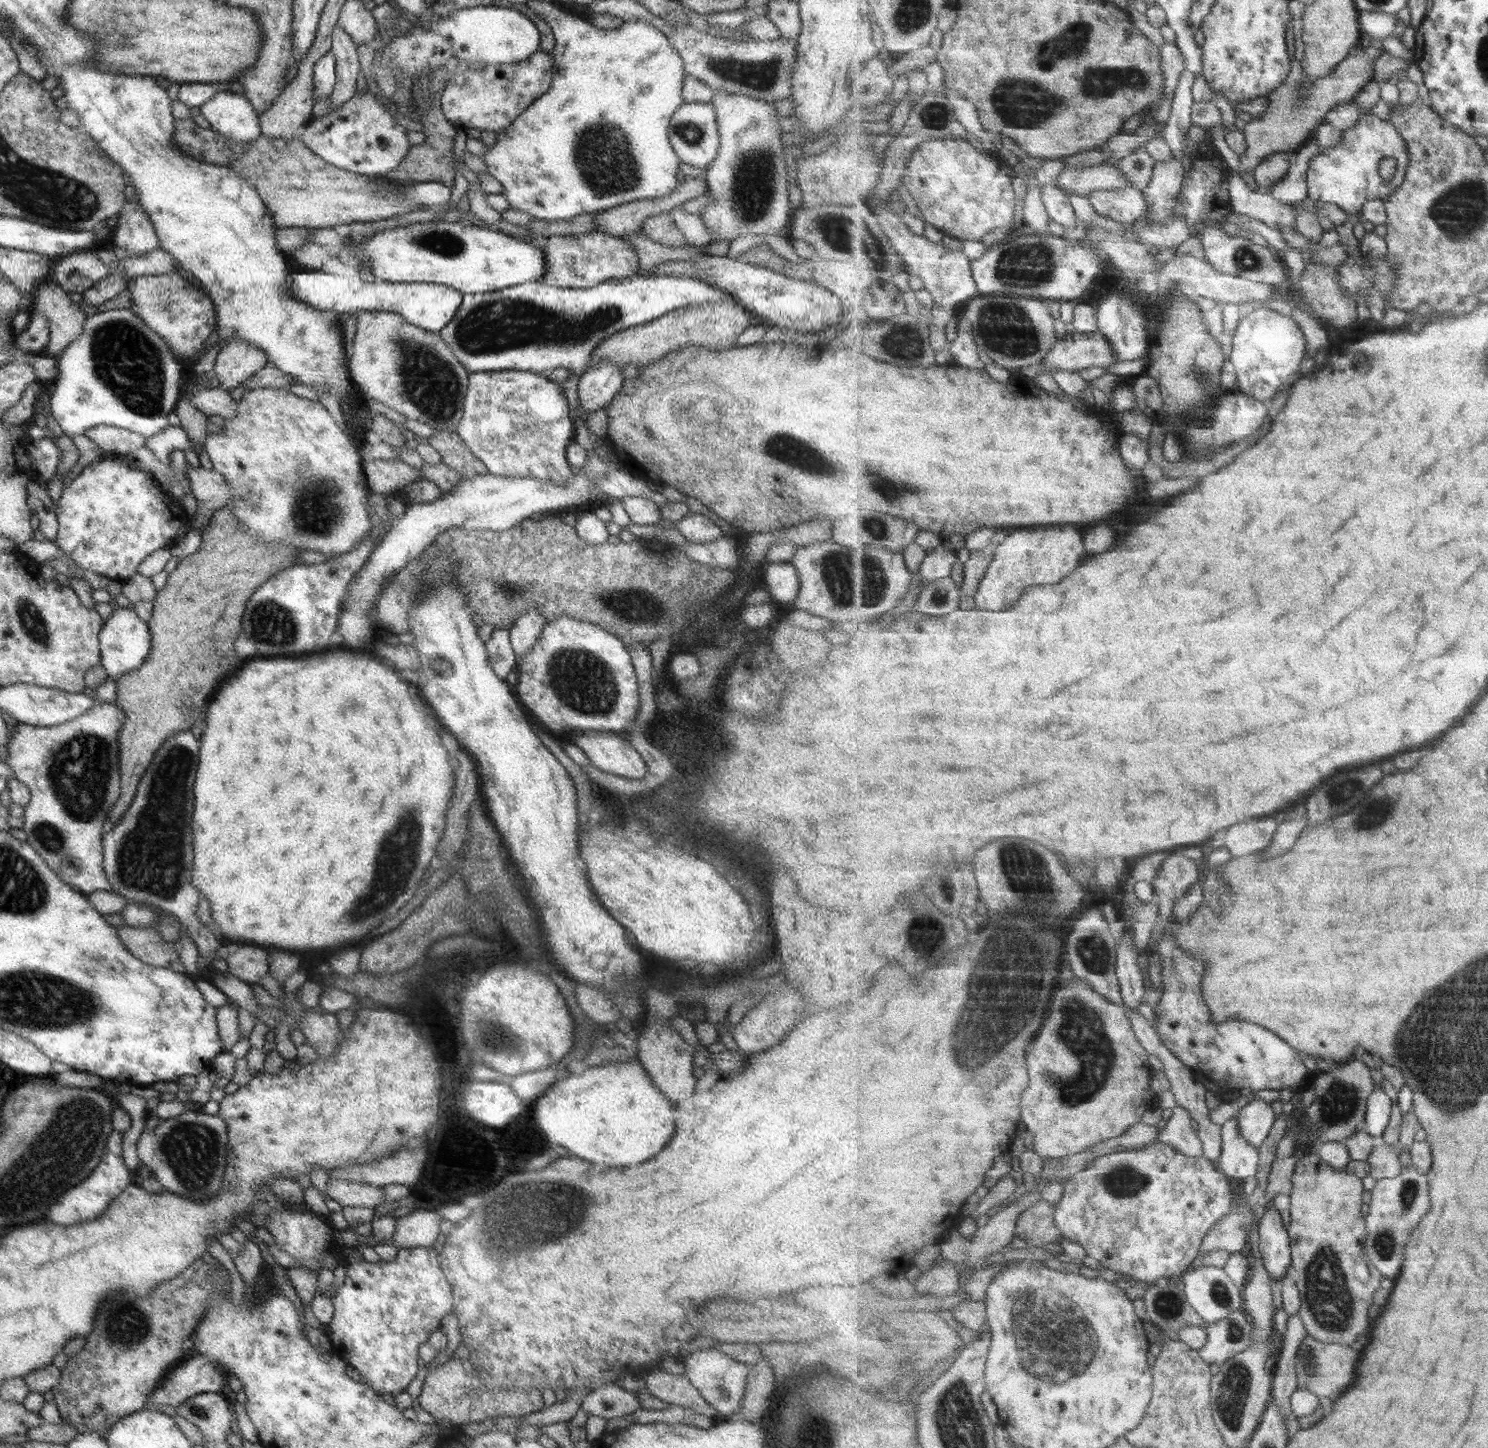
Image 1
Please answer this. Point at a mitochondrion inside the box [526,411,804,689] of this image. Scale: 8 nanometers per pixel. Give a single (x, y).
(629, 608)

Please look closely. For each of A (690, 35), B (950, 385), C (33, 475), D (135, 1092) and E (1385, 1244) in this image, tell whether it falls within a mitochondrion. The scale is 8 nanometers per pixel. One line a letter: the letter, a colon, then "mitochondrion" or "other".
A: other
B: other
C: other
D: other
E: mitochondrion

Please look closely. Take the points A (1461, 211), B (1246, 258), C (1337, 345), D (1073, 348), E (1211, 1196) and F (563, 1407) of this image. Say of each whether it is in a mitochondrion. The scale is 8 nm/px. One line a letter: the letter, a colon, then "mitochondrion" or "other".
A: mitochondrion
B: mitochondrion
C: other
D: other
E: mitochondrion
F: other

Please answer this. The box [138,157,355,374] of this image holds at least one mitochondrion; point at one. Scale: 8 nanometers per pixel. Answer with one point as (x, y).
(166, 302)

